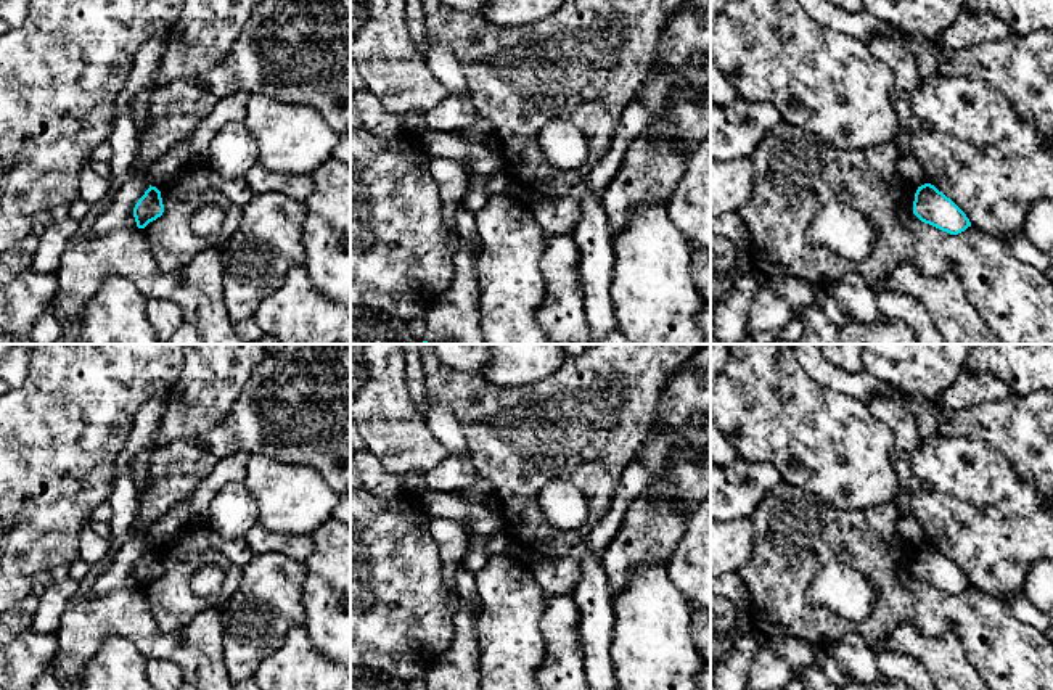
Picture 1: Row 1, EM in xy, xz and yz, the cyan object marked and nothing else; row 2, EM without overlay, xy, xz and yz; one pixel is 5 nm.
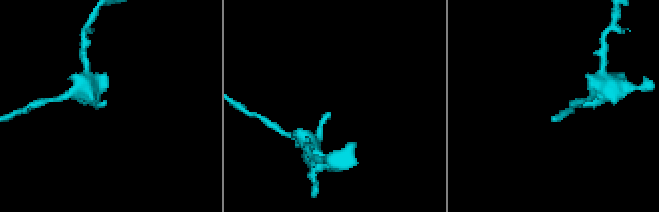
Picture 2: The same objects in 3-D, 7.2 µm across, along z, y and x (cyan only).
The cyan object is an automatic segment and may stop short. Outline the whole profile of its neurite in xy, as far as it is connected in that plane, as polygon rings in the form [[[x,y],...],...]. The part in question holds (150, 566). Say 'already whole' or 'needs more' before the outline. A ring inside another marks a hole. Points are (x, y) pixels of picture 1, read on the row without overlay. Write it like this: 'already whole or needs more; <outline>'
already whole; [[[151,547],[145,552],[145,555],[138,560],[133,568],[133,577],[138,589],[145,589],[150,582],[161,577],[164,573],[164,565],[161,558],[161,552],[156,547]]]

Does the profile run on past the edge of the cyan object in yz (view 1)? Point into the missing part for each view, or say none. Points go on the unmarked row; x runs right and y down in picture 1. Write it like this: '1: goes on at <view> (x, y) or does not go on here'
1: does not go on here

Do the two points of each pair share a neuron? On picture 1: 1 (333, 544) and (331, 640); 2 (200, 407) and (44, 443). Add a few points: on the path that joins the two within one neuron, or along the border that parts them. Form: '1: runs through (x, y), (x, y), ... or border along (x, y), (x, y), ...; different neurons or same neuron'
1: runs through (333, 568), (327, 583), (331, 616); same neuron
2: border along (182, 364), (179, 378), (164, 398); different neurons

